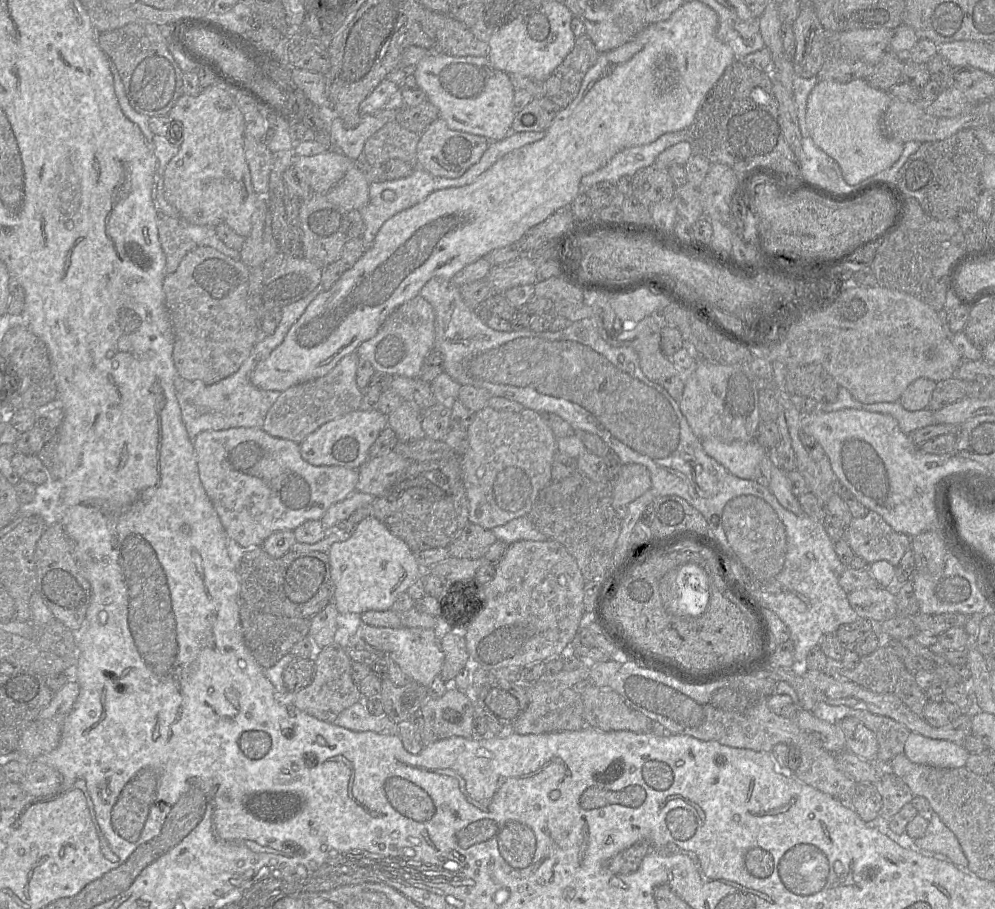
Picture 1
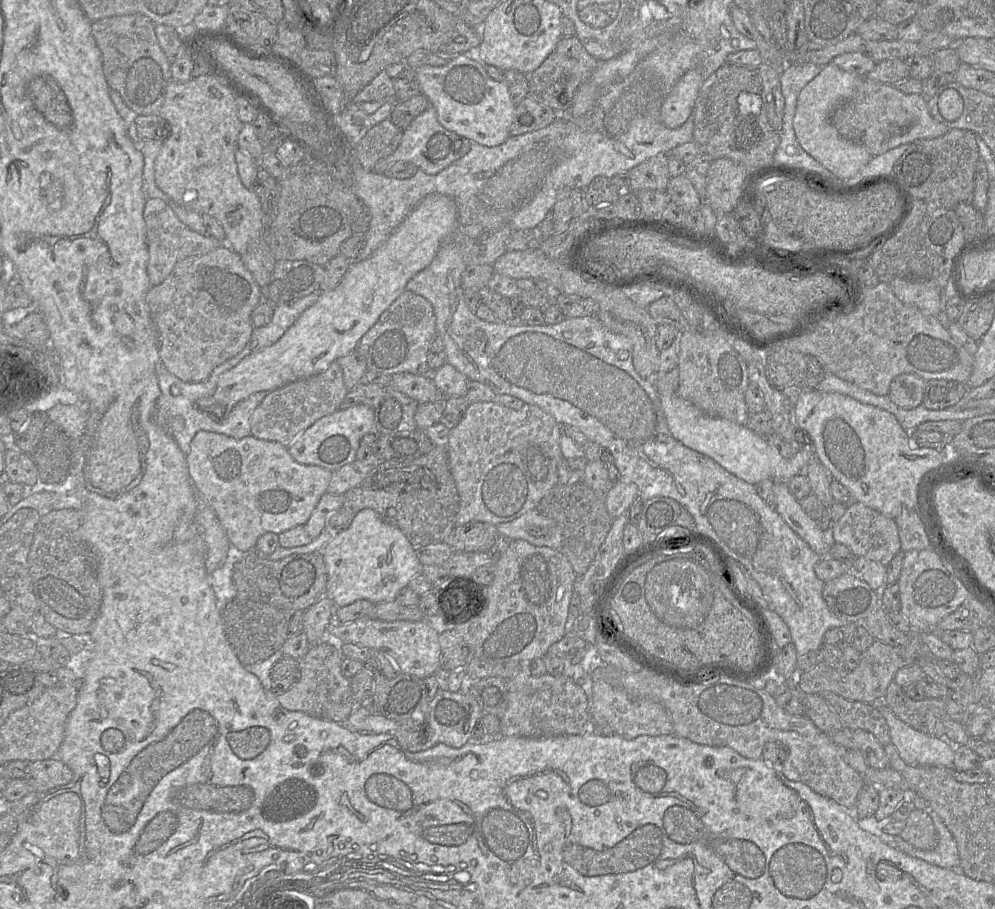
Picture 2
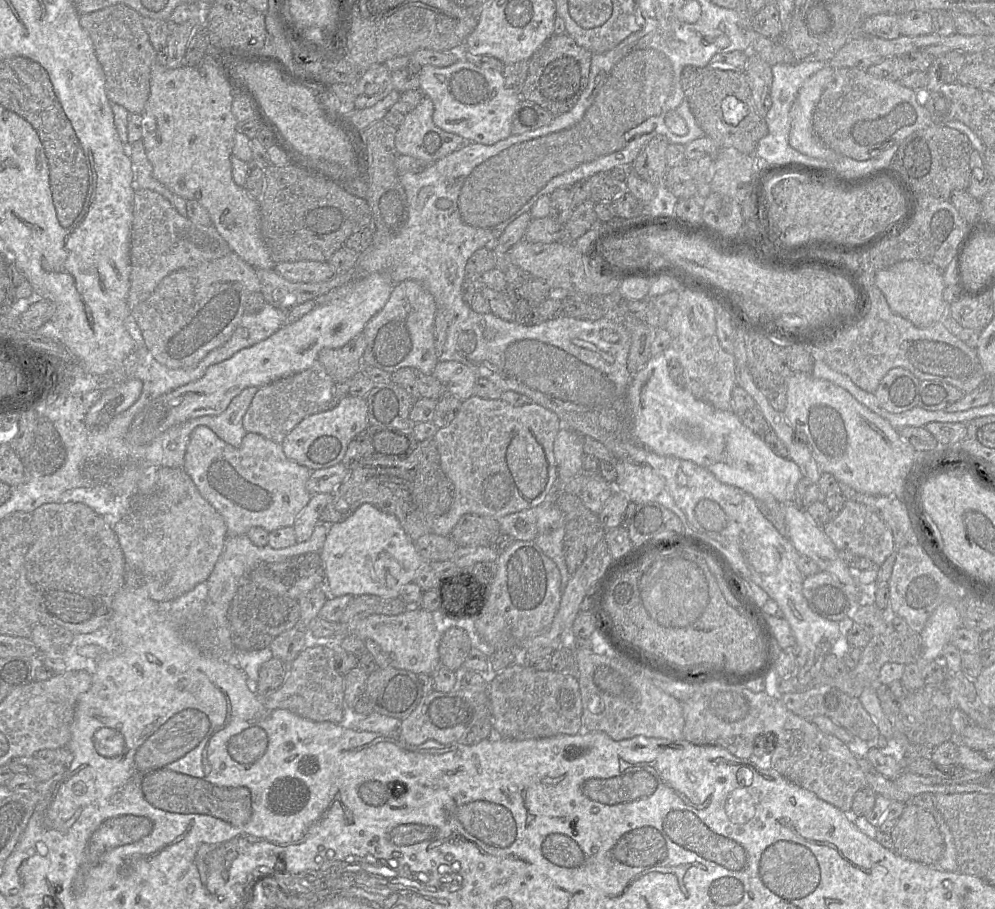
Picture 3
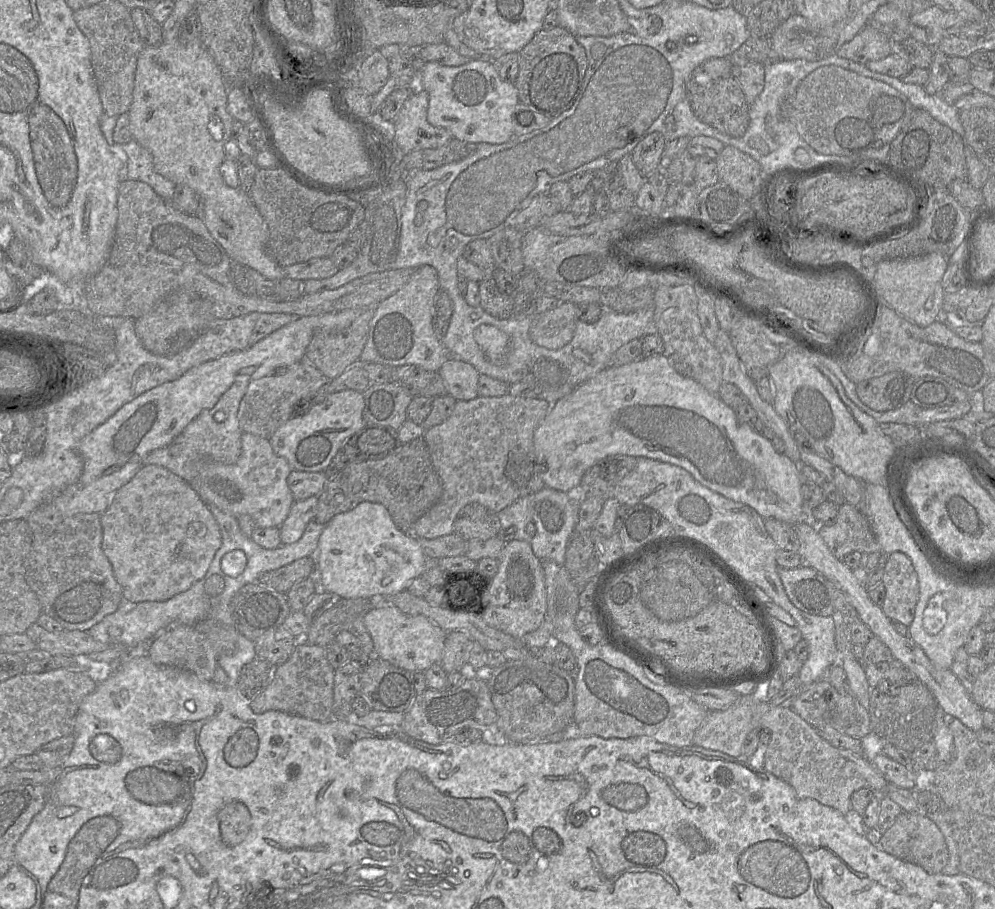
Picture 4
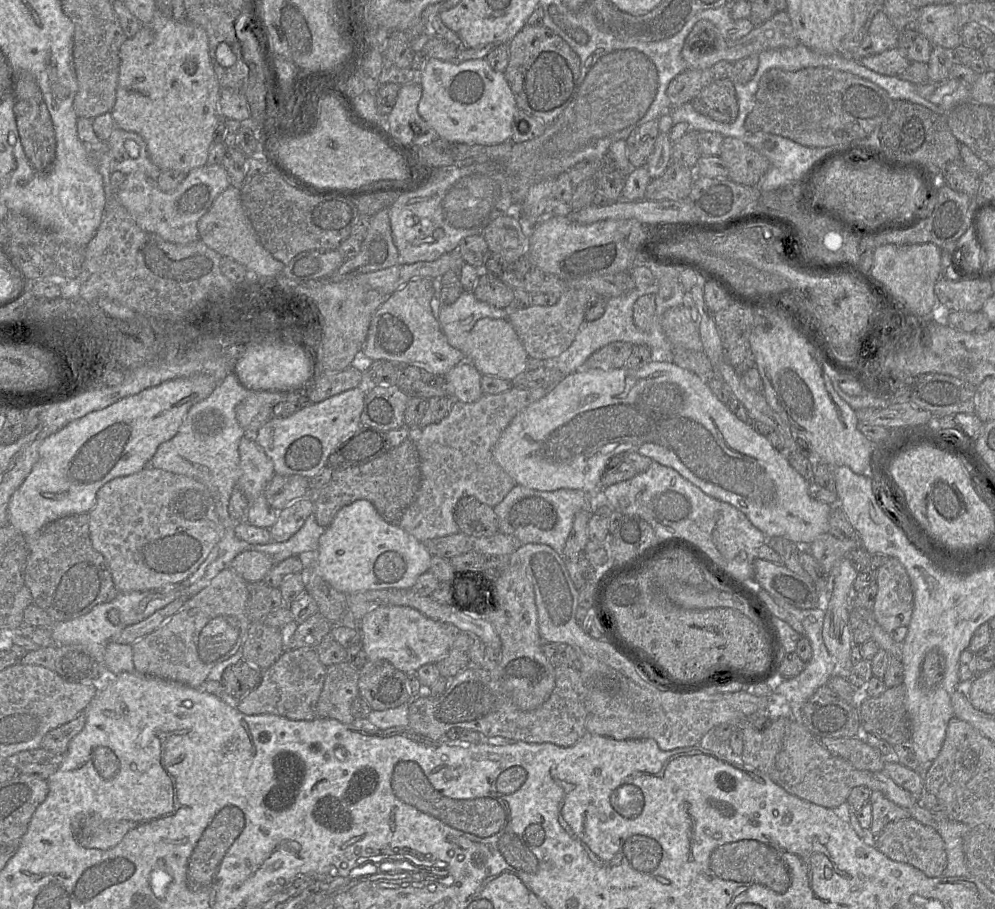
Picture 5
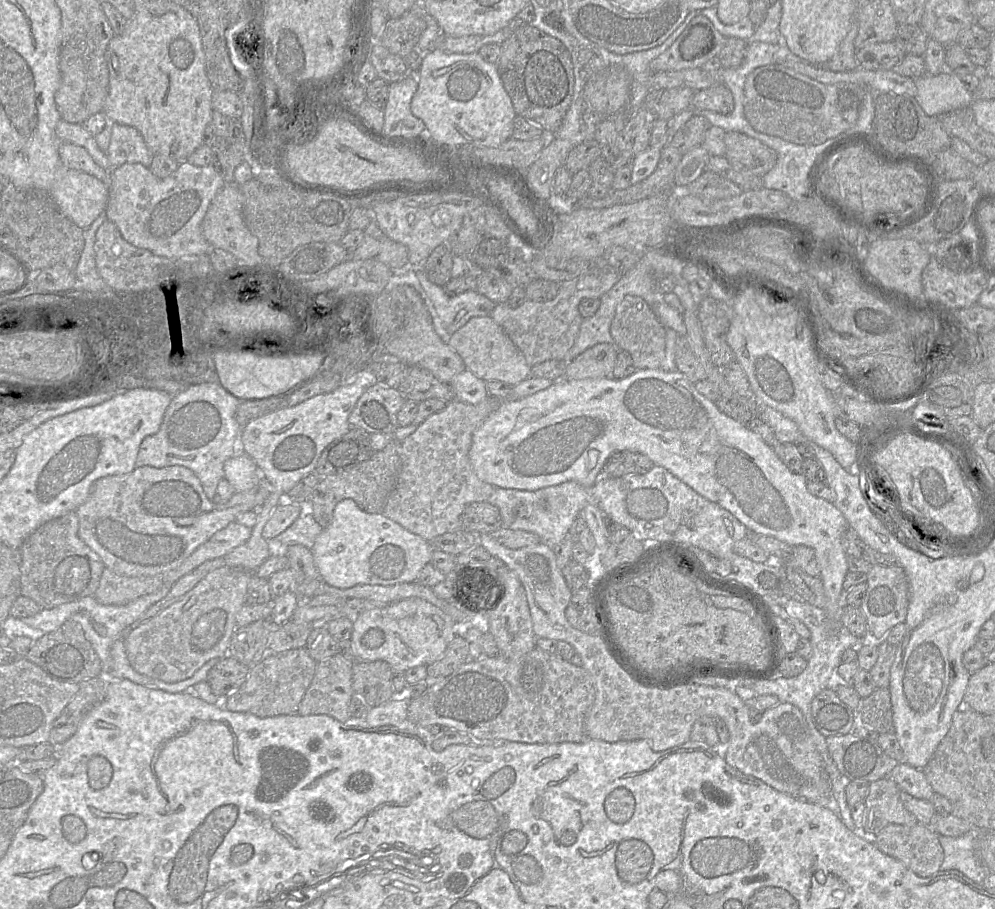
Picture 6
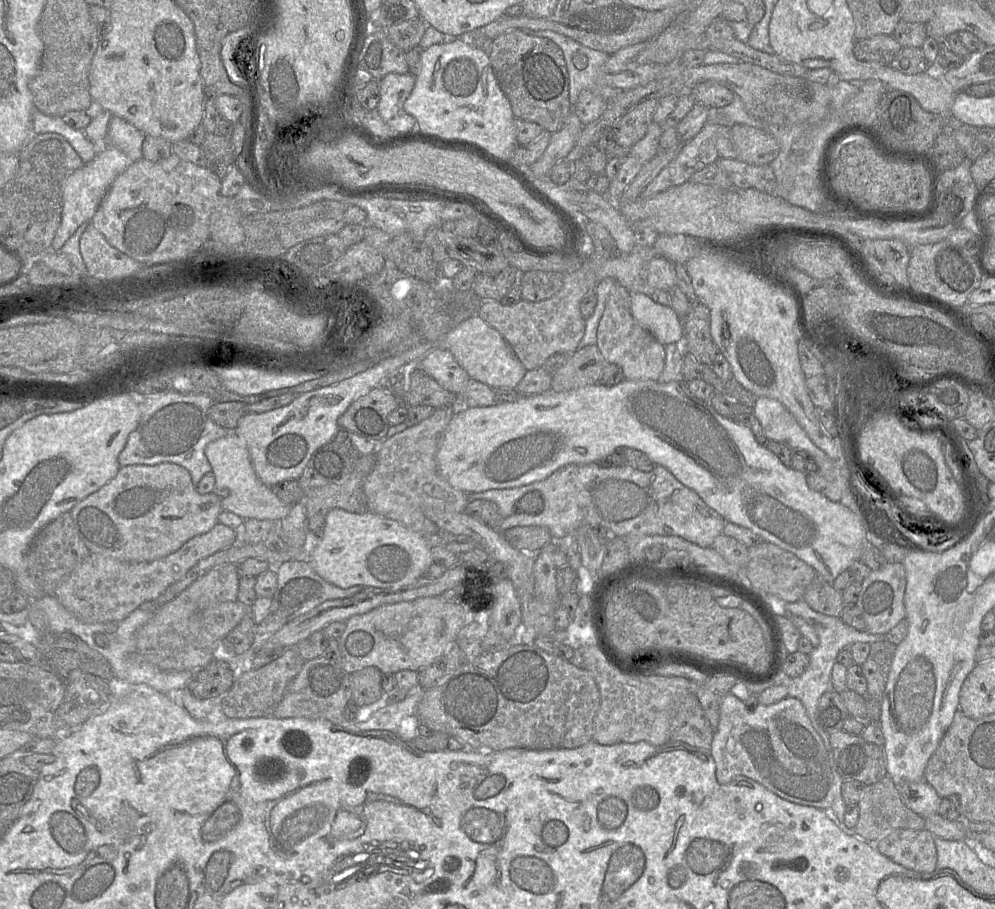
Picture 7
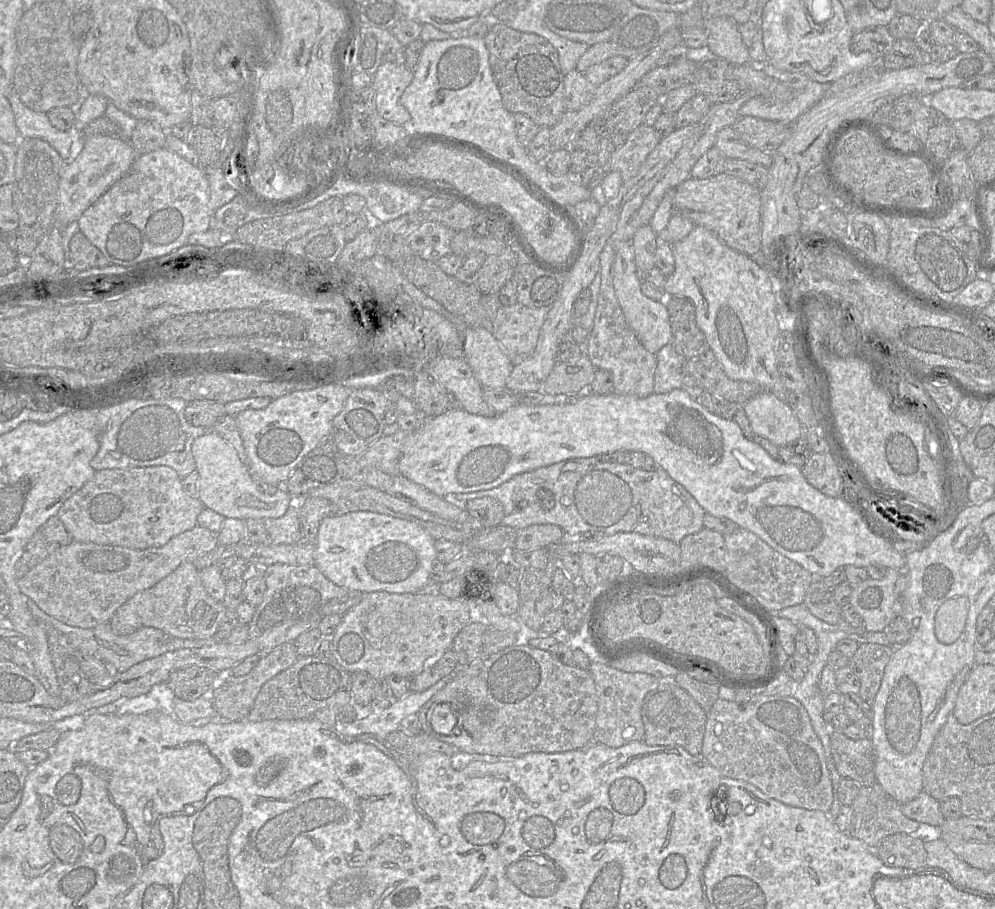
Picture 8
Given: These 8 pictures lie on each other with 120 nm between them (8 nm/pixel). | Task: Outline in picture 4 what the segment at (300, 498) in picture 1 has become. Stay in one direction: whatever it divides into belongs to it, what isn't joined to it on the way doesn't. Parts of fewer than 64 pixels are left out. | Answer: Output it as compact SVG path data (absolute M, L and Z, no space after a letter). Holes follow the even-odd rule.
M243 432L241 455L236 463L207 462L189 484L206 505L215 505L236 517L248 514L260 528L279 528L295 502L287 484L291 471L288 461L275 454L269 439Z

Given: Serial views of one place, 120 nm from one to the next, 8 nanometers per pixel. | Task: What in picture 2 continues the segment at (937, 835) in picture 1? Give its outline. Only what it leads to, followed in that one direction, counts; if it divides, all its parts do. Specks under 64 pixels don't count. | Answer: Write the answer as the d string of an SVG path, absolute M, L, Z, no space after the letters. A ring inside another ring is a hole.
M932 809L926 811L931 817L938 833L938 844L932 850L920 850L907 843L915 849L915 856L930 864L951 869L960 866L960 856L957 843L953 834L949 831L943 820Z

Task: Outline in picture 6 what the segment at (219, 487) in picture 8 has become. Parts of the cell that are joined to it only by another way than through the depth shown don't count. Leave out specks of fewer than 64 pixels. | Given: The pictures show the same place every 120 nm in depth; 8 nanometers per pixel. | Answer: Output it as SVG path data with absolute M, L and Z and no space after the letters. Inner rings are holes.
M246 453L236 454L224 463L224 479L235 489L236 493L247 492L262 481L262 475Z

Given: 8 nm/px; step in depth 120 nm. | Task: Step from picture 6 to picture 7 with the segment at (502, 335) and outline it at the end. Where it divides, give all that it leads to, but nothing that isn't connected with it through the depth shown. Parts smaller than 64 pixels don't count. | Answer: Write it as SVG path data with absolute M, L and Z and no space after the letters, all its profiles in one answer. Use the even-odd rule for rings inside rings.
M478 314L456 324L443 340L431 343L449 350L471 379L491 388L516 388L527 370L502 335Z

